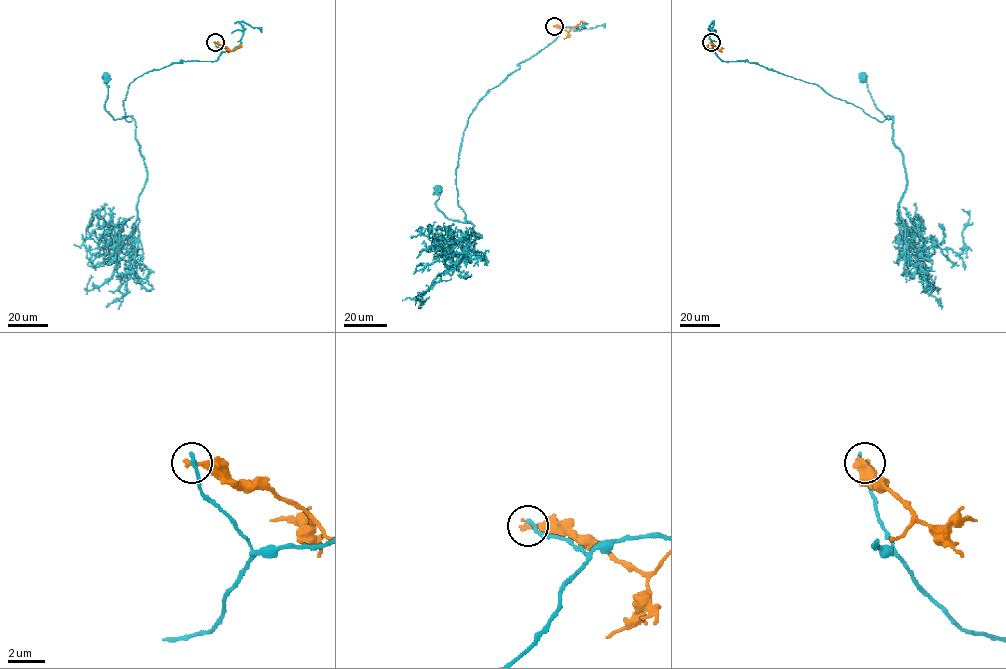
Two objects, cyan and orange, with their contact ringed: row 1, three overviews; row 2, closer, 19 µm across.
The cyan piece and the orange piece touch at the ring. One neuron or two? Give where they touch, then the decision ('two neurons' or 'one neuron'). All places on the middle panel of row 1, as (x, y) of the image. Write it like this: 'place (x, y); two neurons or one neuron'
place (554, 26); two neurons

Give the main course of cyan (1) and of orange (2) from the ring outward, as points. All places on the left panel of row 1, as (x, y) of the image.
1: (215, 42), (215, 61), (181, 59), (130, 83), (129, 122), (104, 108), (107, 77)
2: (215, 42), (230, 50), (241, 45)

